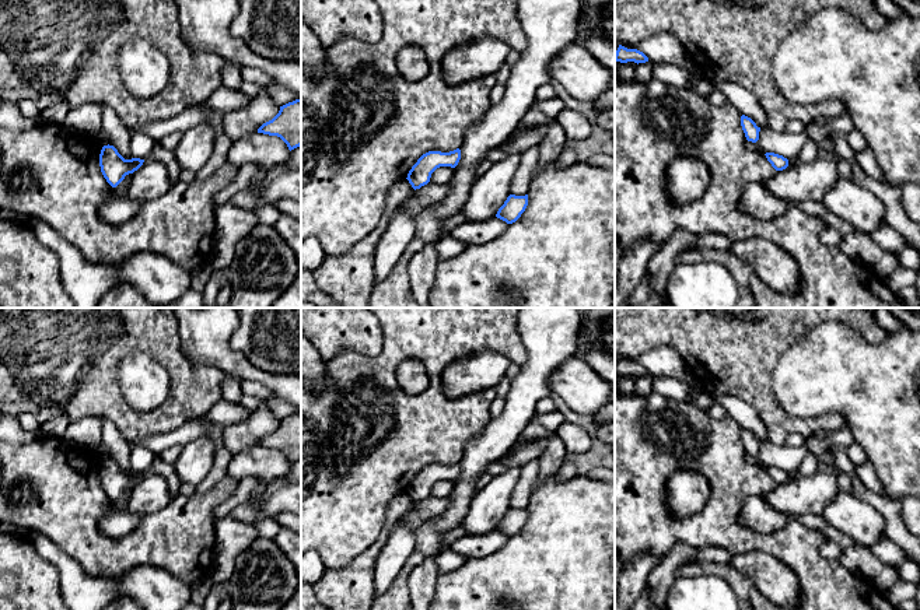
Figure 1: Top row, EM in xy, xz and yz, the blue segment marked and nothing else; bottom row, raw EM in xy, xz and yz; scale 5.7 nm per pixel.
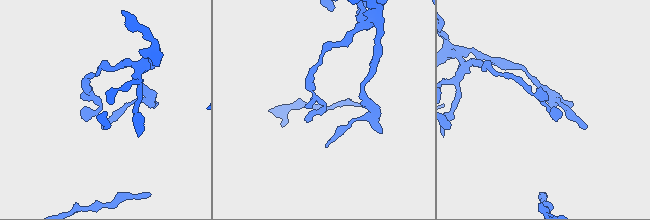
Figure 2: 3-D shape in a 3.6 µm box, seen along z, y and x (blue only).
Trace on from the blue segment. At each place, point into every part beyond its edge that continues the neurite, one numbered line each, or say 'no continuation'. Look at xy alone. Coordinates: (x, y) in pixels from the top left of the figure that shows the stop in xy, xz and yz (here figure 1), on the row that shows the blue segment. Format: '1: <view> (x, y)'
no continuation

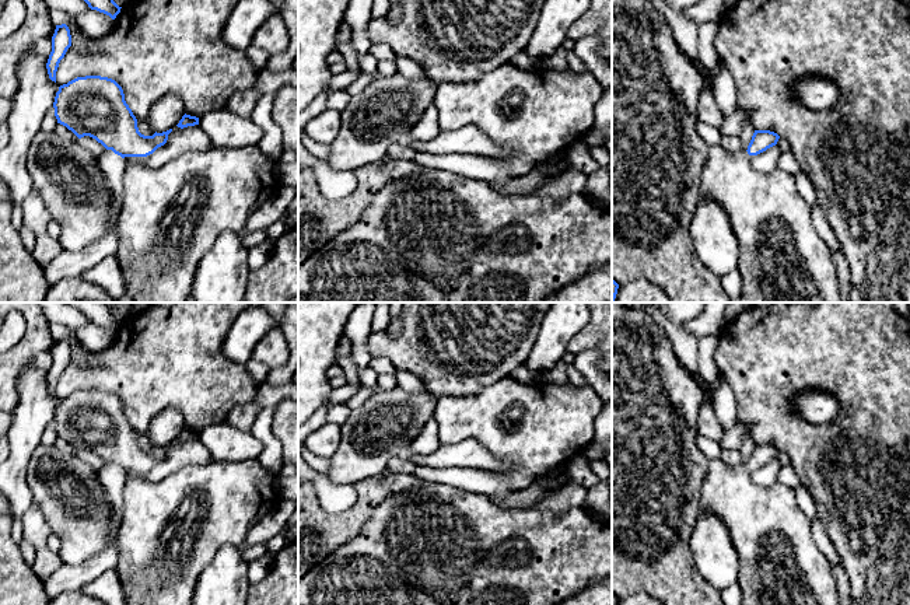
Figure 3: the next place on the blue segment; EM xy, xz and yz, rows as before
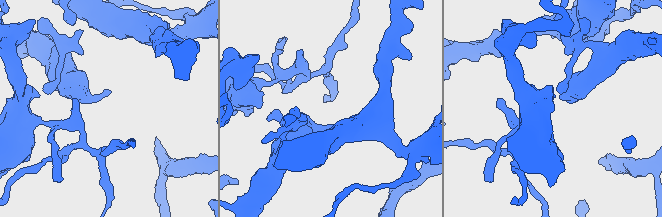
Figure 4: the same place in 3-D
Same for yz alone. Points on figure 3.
1: yz (781, 258)

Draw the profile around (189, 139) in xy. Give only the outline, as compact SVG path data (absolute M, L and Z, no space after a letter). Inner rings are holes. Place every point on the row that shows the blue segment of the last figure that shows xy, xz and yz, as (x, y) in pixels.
M175 125L167 143L141 161L150 168L160 168L183 153L206 151L210 146L211 141L200 125L183 129Z

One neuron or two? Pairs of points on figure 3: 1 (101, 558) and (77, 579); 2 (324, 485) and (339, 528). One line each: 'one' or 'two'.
1: one
2: two

